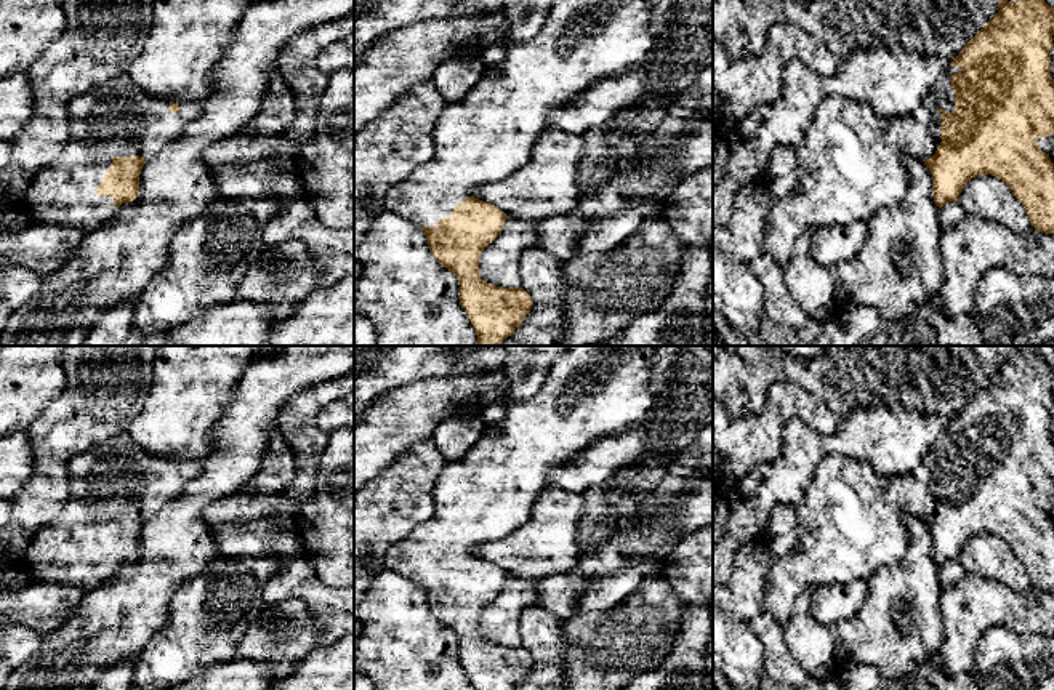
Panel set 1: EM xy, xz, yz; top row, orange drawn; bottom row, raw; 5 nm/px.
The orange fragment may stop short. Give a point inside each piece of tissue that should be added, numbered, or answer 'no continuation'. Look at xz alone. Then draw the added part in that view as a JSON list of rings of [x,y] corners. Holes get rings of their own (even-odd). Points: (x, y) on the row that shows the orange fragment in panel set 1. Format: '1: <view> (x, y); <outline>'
1: xz (486, 136); [[[557,0],[535,37],[527,42],[505,40],[503,62],[487,66],[485,74],[461,101],[444,106],[432,133],[434,155],[384,192],[384,208],[415,224],[434,227],[441,218],[449,218],[461,200],[471,197],[476,186],[508,178],[529,162],[553,109],[599,80],[642,66],[655,43],[652,14],[654,0]]]

